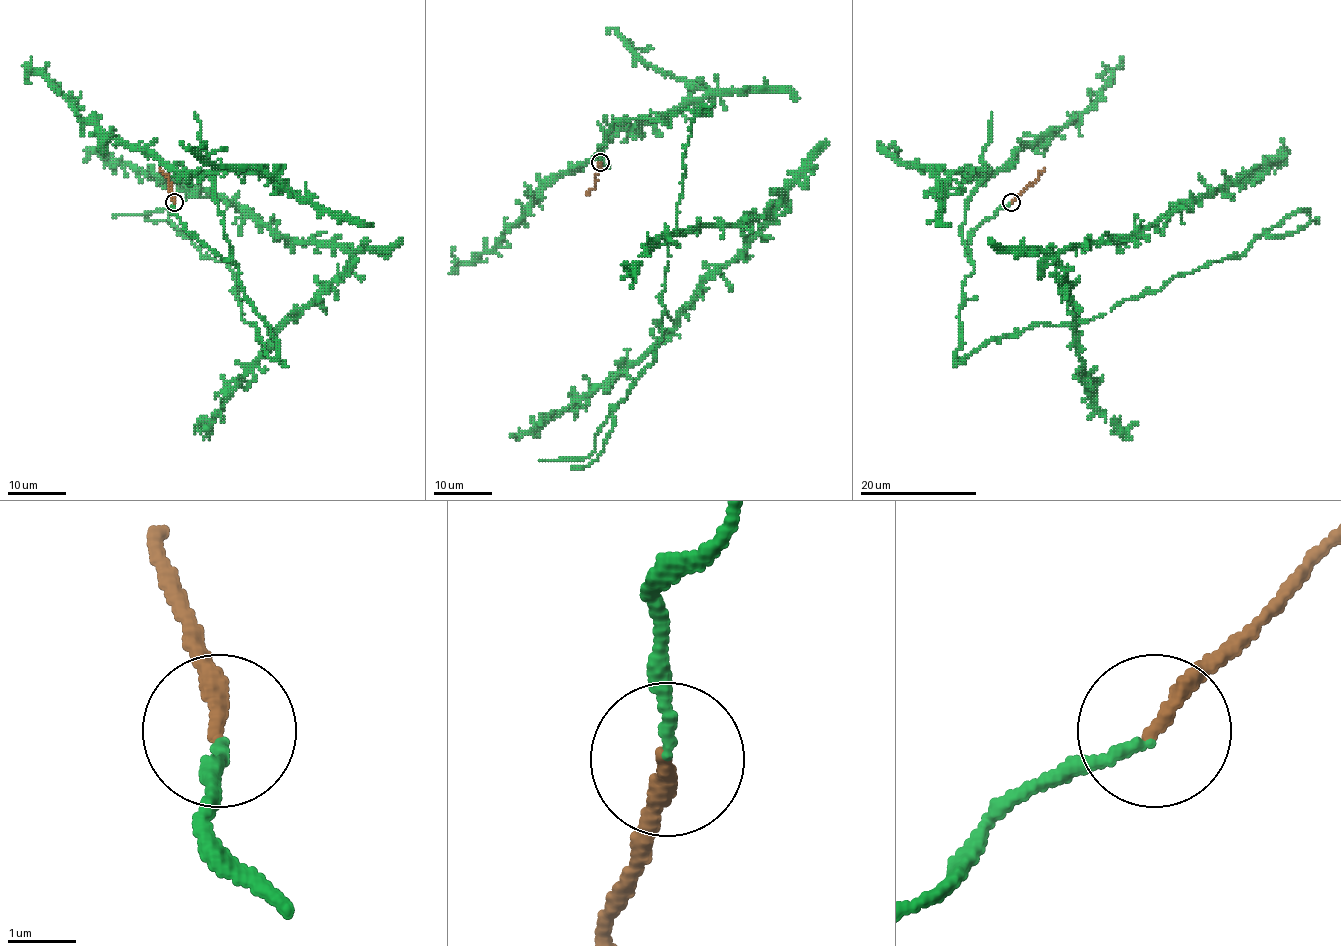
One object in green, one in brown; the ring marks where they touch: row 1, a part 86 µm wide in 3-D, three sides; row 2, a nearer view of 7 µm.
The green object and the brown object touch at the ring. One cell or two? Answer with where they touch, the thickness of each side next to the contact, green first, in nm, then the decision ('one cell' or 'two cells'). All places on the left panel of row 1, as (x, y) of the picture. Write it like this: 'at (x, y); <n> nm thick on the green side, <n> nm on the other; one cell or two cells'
at (174, 202); 150 nm thick on the green side, 240 nm on the other; one cell

